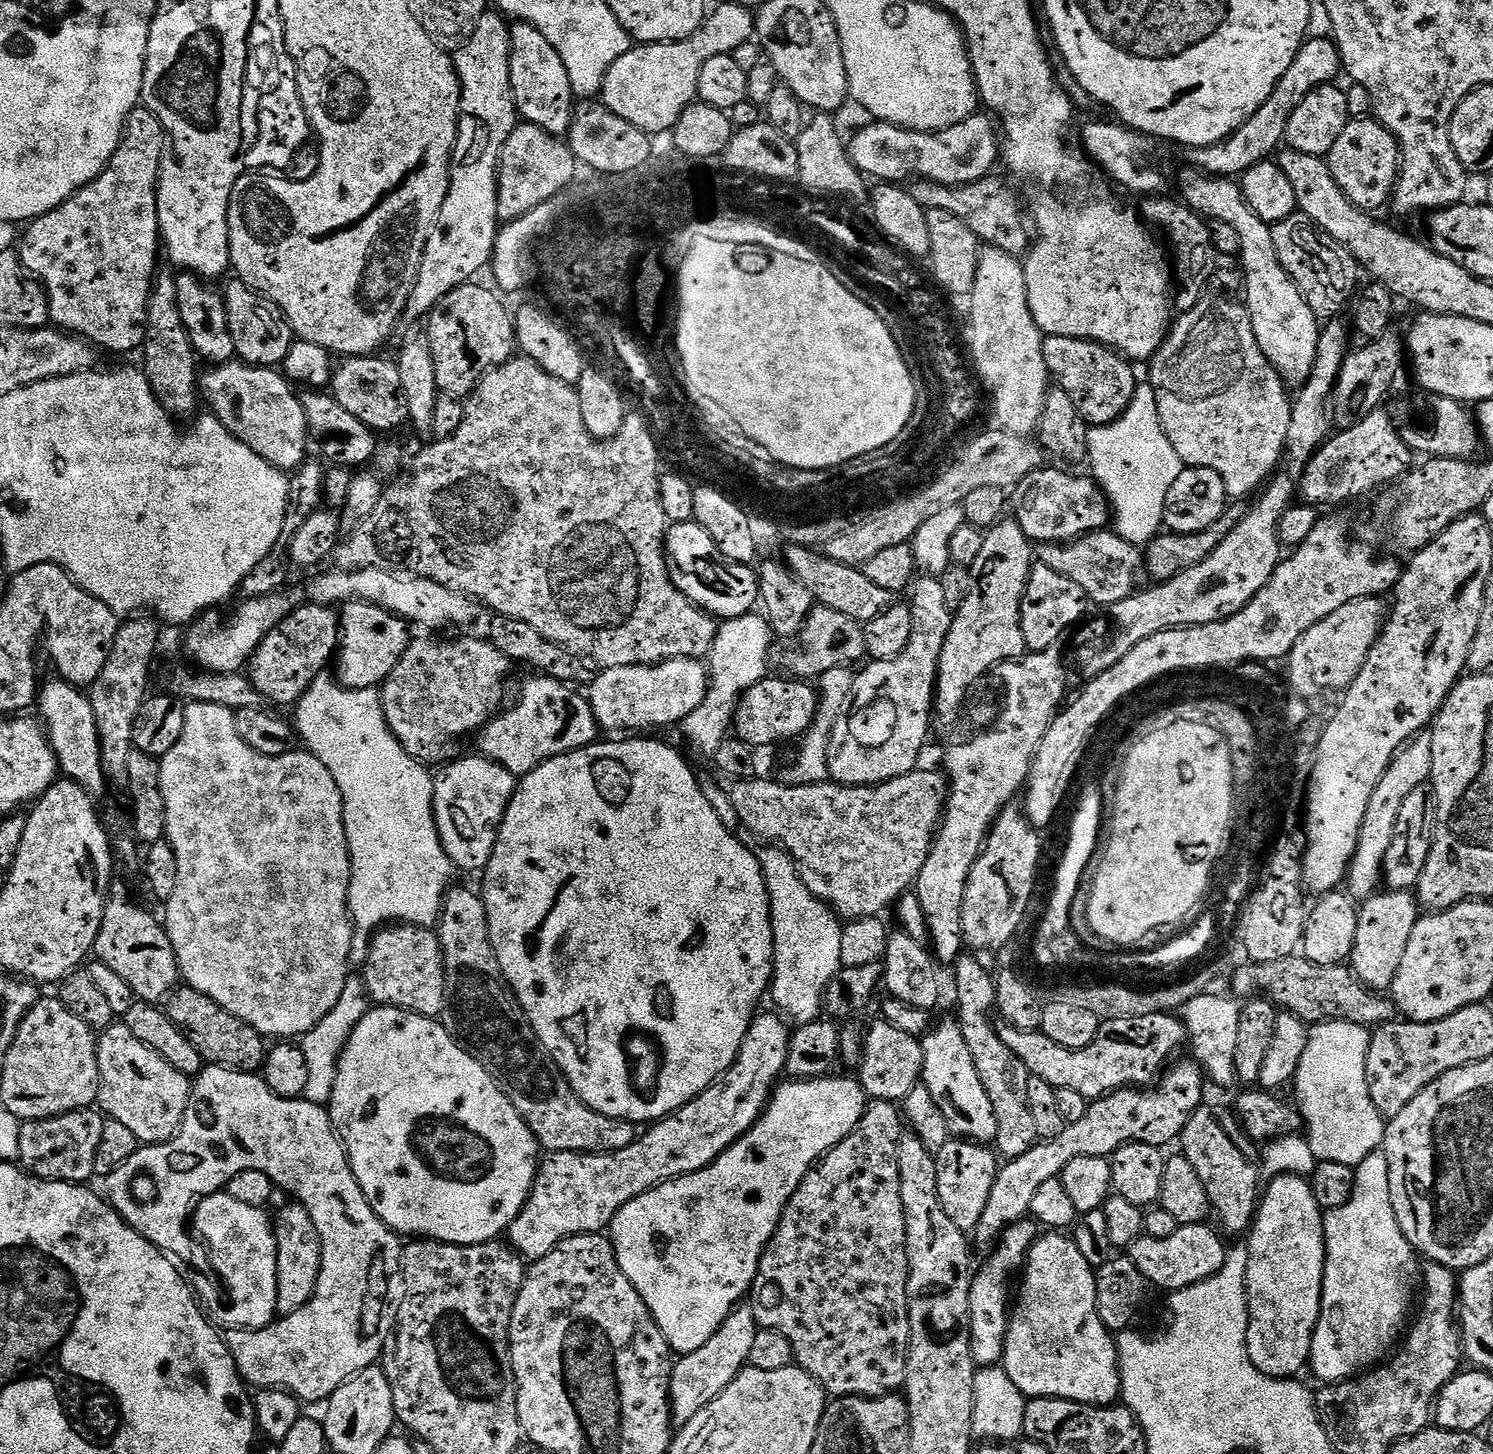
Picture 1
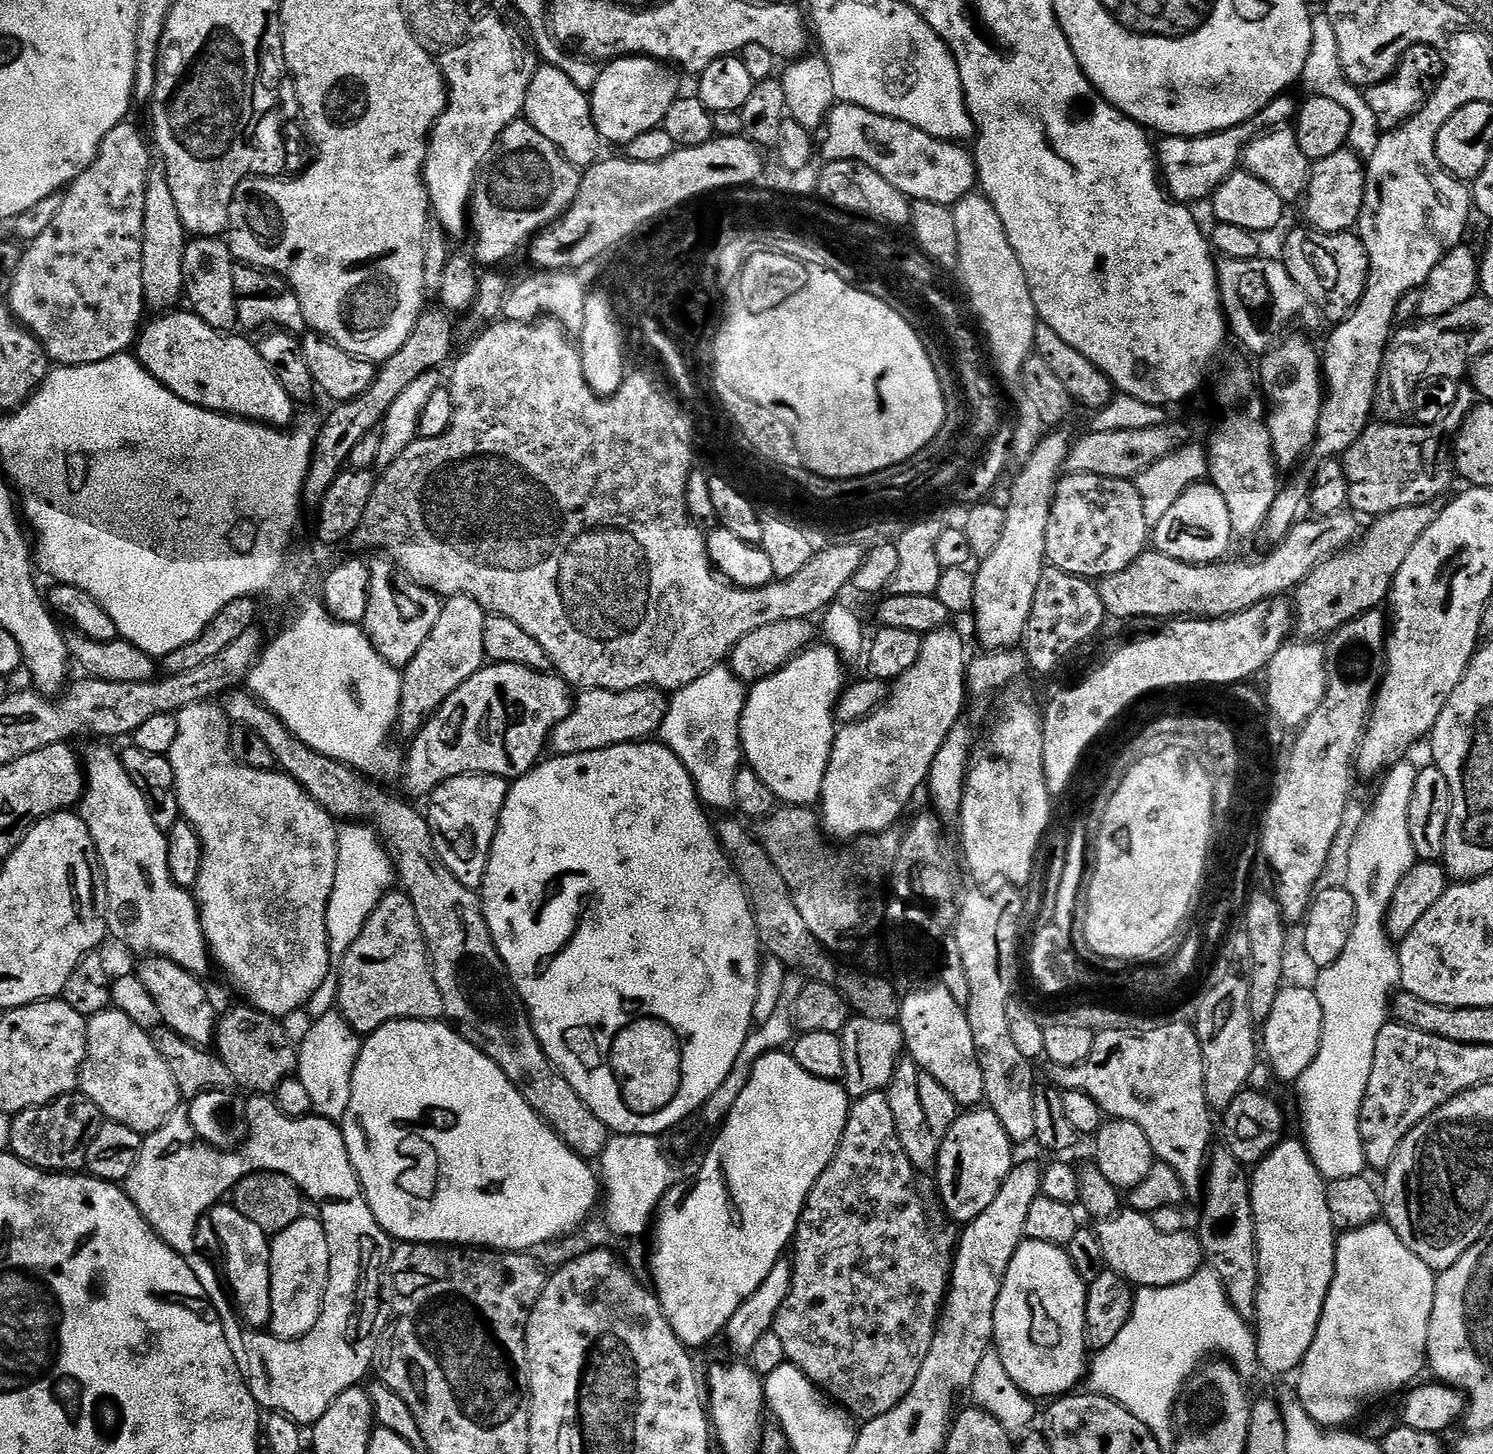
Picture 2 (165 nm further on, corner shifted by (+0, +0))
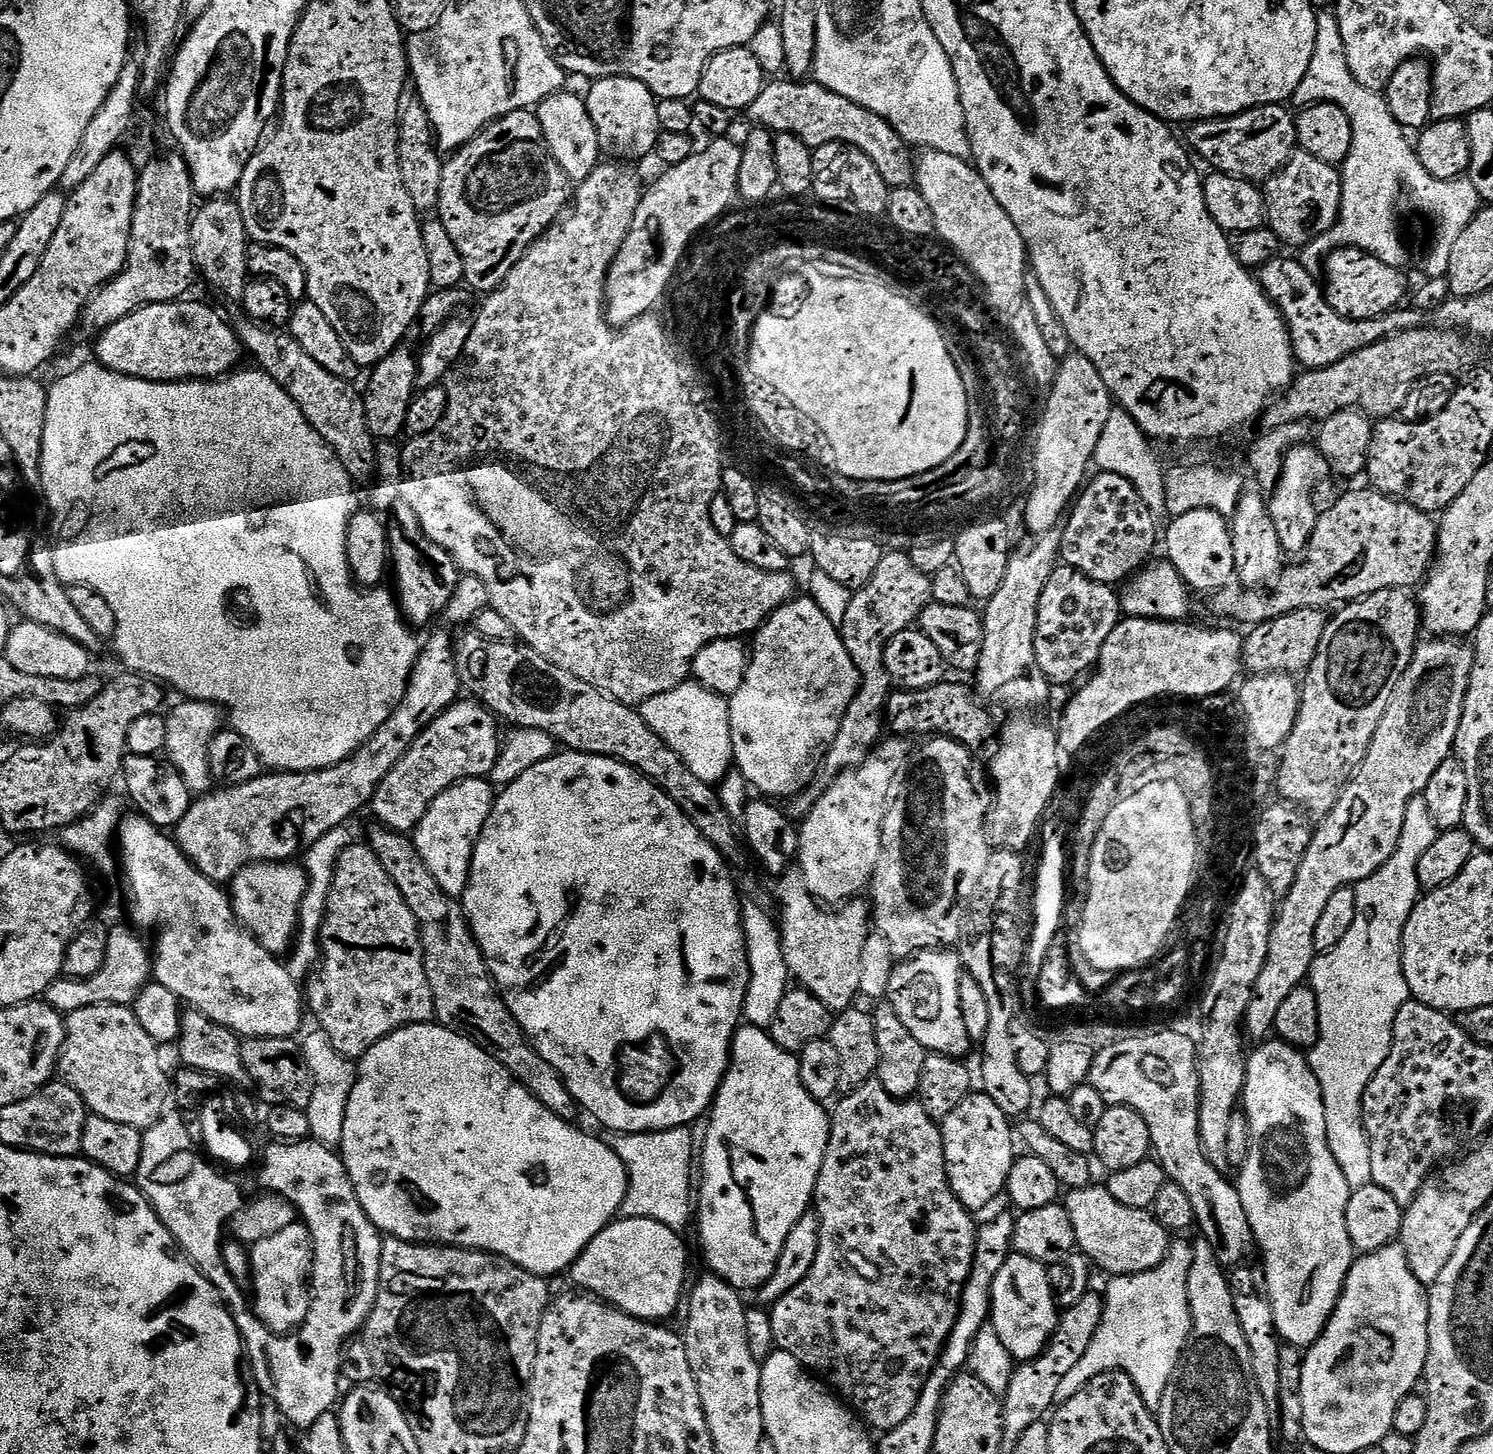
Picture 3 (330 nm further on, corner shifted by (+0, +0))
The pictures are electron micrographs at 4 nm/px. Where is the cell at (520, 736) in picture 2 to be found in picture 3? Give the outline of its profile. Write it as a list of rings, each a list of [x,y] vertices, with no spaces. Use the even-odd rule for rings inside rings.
[[[461,698],[451,704],[410,746],[410,750],[390,770],[386,782],[378,786],[370,812],[393,832],[415,833],[420,819],[430,810],[434,798],[459,780],[491,777],[502,751],[502,736],[497,717],[479,699]]]

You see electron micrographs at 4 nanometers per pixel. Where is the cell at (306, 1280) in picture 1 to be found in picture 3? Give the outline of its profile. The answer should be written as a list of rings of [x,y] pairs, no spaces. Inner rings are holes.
[[[302,1222],[291,1224],[281,1233],[254,1244],[249,1255],[254,1286],[253,1311],[276,1335],[291,1335],[304,1324],[312,1305],[313,1238],[307,1225]]]

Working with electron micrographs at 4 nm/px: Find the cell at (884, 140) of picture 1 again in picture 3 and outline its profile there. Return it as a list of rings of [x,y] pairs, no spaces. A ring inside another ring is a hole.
[[[777,79],[765,86],[758,98],[754,98],[746,110],[746,116],[752,119],[753,125],[771,128],[773,133],[785,132],[802,138],[802,142],[813,150],[835,143],[862,150],[862,154],[874,162],[874,167],[878,169],[878,174],[882,174],[889,189],[906,188],[913,183],[913,149],[904,143],[898,130],[894,130],[894,126],[878,114],[850,102],[850,98],[842,98],[842,94],[826,90],[821,84]]]

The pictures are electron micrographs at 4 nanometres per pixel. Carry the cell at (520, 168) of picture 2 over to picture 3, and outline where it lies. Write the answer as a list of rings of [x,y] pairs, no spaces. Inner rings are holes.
[[[532,110],[495,120],[449,160],[442,170],[438,219],[446,226],[454,246],[458,246],[458,254],[462,254],[464,284],[473,293],[491,294],[504,285],[508,273],[518,266],[529,248],[565,215],[574,188],[562,166],[554,162],[554,154],[550,154],[542,126]]]

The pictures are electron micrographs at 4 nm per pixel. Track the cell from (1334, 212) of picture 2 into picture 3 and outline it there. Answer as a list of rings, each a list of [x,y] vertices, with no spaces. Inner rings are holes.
[[[1297,150],[1285,168],[1266,181],[1262,191],[1268,208],[1267,227],[1278,234],[1281,245],[1289,244],[1300,250],[1336,225],[1342,206],[1342,172],[1335,164],[1321,162],[1314,154]]]

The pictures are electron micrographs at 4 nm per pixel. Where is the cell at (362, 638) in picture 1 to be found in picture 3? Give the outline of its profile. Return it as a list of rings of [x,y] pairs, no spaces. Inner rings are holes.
[[[401,503],[393,508],[387,526],[390,572],[393,577],[396,575],[394,595],[400,610],[409,625],[428,624],[439,612],[441,615],[447,609],[462,573],[446,550],[432,546],[427,549],[428,553],[424,553],[420,523],[409,504]]]

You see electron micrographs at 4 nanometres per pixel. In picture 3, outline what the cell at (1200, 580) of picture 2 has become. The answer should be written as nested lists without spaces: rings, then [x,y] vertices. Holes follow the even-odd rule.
[[[1367,490],[1368,492],[1348,492],[1333,508],[1328,508],[1319,513],[1316,517],[1316,525],[1314,526],[1314,534],[1310,538],[1308,548],[1302,553],[1302,559],[1299,562],[1292,562],[1292,565],[1285,567],[1280,573],[1280,579],[1275,581],[1274,587],[1271,589],[1272,596],[1267,596],[1269,593],[1264,590],[1253,590],[1245,588],[1239,583],[1233,582],[1226,588],[1219,588],[1216,592],[1211,593],[1207,597],[1208,608],[1217,616],[1217,621],[1232,622],[1228,620],[1237,620],[1240,624],[1248,624],[1247,626],[1255,626],[1257,624],[1267,624],[1268,621],[1285,616],[1291,612],[1297,612],[1303,608],[1318,608],[1321,610],[1335,609],[1337,606],[1351,604],[1353,600],[1364,600],[1370,594],[1374,594],[1378,590],[1386,590],[1387,588],[1407,588],[1415,589],[1417,586],[1424,583],[1427,575],[1432,570],[1432,565],[1436,558],[1436,534],[1438,524],[1435,519],[1427,512],[1419,512],[1414,505],[1407,504],[1404,500],[1398,500],[1394,496],[1384,496],[1381,492],[1375,490]]]

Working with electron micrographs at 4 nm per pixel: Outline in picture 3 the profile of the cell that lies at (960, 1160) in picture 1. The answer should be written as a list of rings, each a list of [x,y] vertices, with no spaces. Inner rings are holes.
[[[982,1090],[973,1091],[942,1122],[946,1174],[962,1206],[979,1214],[1008,1187],[1008,1175],[1018,1159],[1013,1121]]]

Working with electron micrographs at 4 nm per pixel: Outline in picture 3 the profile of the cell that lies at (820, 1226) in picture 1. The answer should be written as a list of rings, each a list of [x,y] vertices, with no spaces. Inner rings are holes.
[[[869,1082],[860,1088],[849,1091],[848,1097],[837,1099],[830,1112],[828,1125],[828,1145],[822,1162],[822,1170],[818,1174],[814,1211],[820,1220],[820,1241],[818,1242],[818,1258],[814,1258],[814,1266],[794,1290],[790,1290],[775,1304],[771,1305],[770,1315],[774,1326],[774,1342],[779,1351],[790,1354],[809,1372],[815,1374],[839,1399],[843,1400],[869,1429],[883,1434],[892,1432],[910,1414],[914,1414],[914,1406],[918,1406],[918,1398],[926,1386],[936,1363],[940,1361],[940,1351],[950,1338],[950,1330],[954,1330],[954,1322],[960,1313],[962,1290],[968,1281],[972,1269],[972,1259],[976,1249],[976,1233],[978,1224],[973,1213],[958,1202],[946,1174],[946,1158],[944,1157],[944,1134],[941,1125],[926,1114],[919,1099],[895,1100],[878,1082]]]

